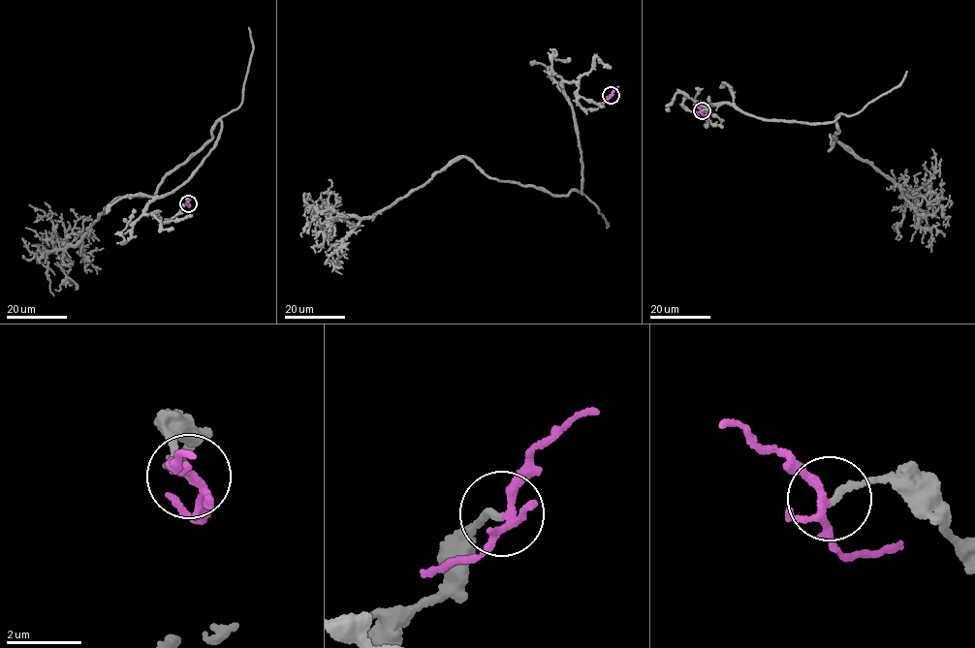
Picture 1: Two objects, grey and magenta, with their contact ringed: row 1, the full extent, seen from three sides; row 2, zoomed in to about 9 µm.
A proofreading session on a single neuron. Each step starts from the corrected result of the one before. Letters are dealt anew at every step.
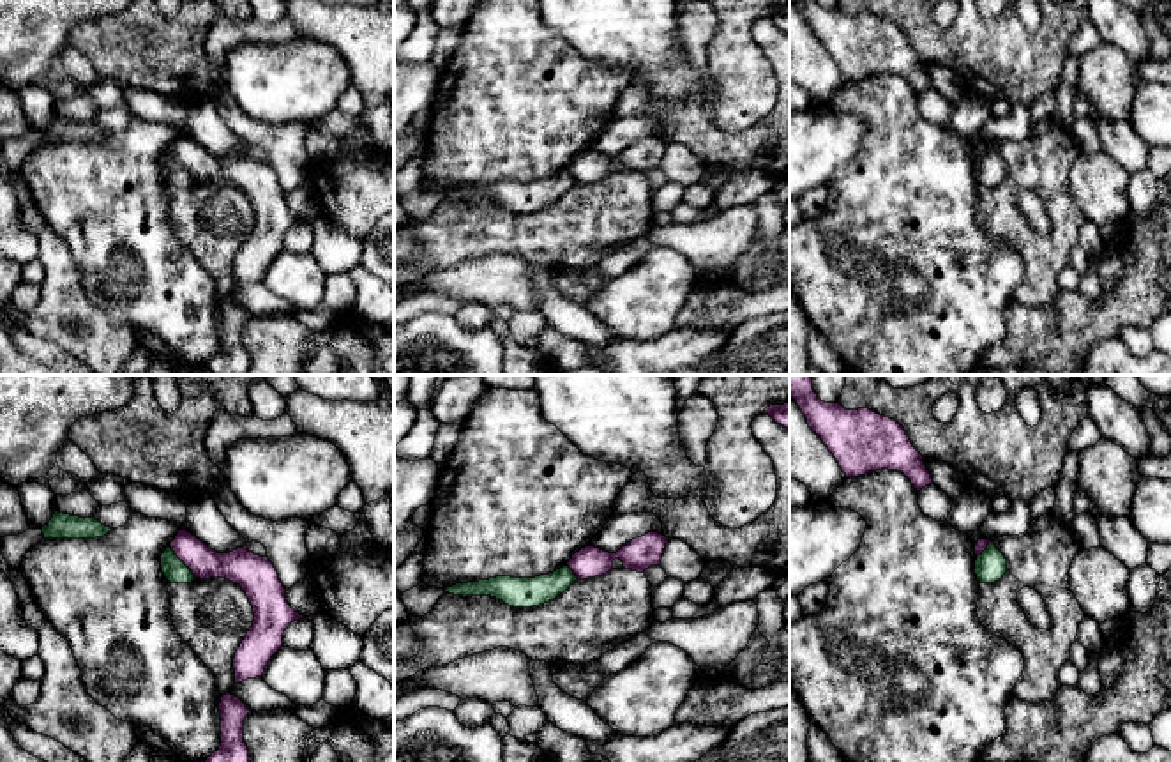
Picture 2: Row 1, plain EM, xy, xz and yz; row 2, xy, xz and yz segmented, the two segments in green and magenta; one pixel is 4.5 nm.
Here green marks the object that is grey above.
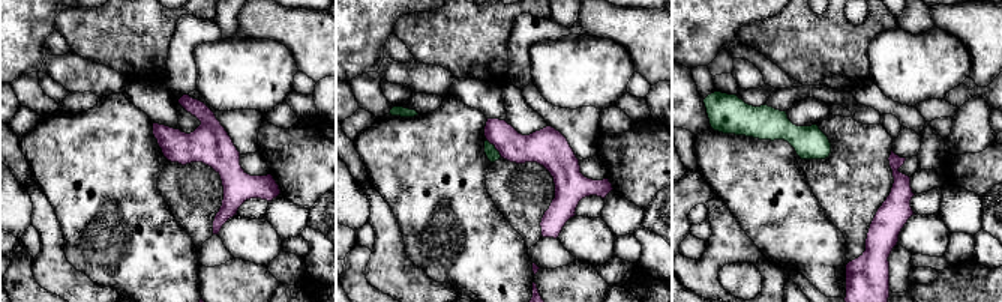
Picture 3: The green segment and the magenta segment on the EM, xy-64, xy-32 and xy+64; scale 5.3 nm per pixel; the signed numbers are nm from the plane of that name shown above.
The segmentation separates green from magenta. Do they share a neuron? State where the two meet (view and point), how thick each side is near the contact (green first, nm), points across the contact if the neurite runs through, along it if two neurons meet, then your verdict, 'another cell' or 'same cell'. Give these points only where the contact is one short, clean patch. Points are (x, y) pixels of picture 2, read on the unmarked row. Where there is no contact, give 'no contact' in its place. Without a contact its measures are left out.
meets green in xy at (181, 165); 110 nm thick on the green side, 140 nm on the other; border along xy (170, 149), (195, 181); another cell

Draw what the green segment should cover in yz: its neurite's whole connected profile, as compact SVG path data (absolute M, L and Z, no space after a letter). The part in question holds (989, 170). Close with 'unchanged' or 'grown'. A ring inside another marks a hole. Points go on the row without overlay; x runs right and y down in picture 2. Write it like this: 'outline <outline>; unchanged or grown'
outline M994 145L975 164L975 179L980 187L994 187L1007 177L1007 163Z; unchanged

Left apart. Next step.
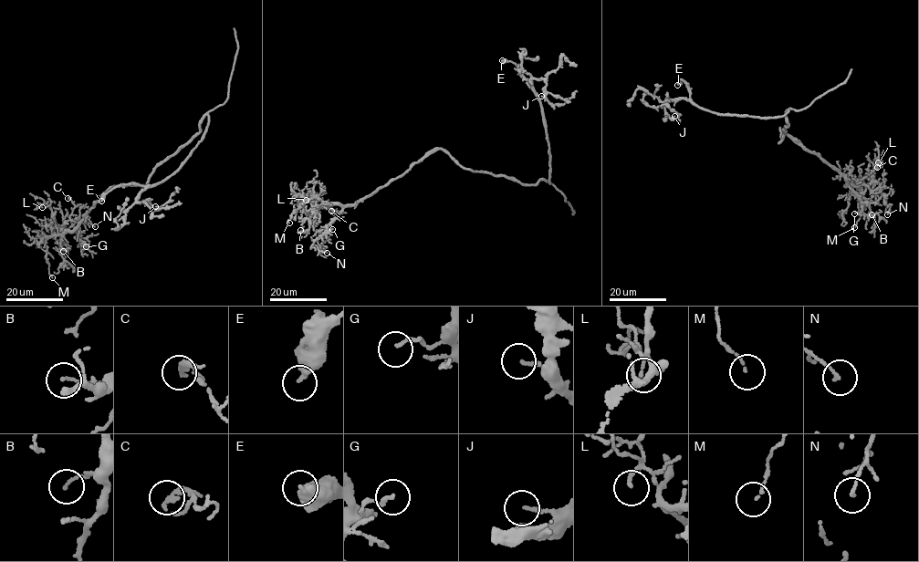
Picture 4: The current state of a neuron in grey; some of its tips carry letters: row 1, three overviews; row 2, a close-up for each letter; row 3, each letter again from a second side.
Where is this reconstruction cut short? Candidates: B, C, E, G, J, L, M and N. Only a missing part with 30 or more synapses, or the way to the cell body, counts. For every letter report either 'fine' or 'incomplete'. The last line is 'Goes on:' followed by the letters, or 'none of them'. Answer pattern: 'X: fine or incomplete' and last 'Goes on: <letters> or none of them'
B: fine
C: fine
E: fine
G: fine
J: fine
L: fine
M: fine
N: fine
Goes on: none of them

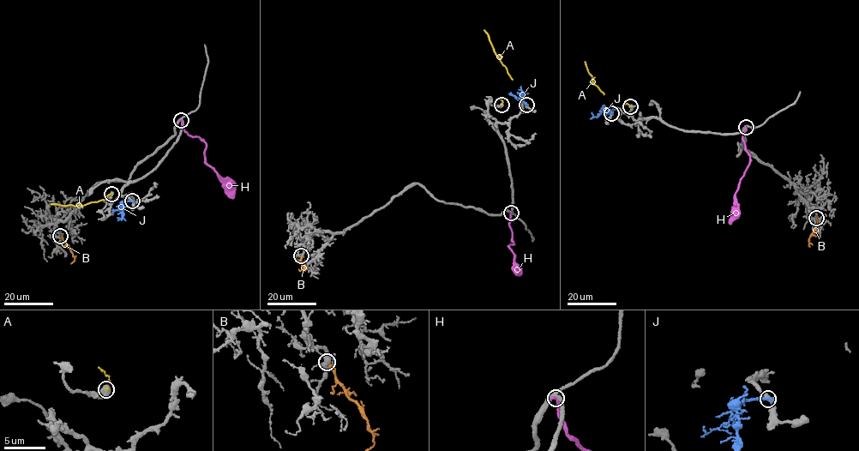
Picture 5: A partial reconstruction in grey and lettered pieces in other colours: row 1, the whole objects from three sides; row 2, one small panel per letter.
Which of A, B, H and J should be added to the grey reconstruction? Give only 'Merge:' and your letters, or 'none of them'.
Merge: B

